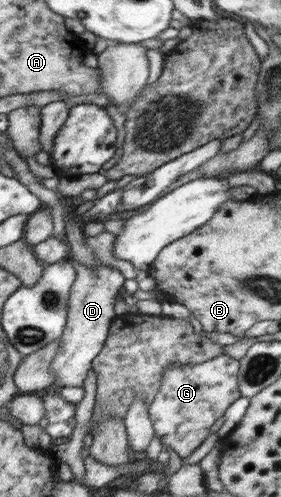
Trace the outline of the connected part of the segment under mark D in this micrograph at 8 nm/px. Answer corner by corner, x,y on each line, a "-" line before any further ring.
73,256
70,260
78,269
74,287
71,287
69,299
68,323
64,335
60,339
59,354
51,364
51,373
55,375
53,389
63,387
84,387
89,371
94,367
94,359
102,353
108,341
114,320
119,316
115,309
115,302
121,295
125,285
125,277
121,271
101,265
99,268
87,268
77,262

